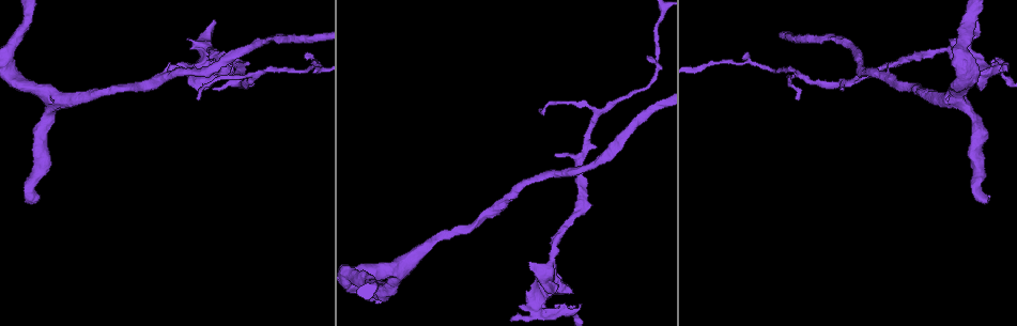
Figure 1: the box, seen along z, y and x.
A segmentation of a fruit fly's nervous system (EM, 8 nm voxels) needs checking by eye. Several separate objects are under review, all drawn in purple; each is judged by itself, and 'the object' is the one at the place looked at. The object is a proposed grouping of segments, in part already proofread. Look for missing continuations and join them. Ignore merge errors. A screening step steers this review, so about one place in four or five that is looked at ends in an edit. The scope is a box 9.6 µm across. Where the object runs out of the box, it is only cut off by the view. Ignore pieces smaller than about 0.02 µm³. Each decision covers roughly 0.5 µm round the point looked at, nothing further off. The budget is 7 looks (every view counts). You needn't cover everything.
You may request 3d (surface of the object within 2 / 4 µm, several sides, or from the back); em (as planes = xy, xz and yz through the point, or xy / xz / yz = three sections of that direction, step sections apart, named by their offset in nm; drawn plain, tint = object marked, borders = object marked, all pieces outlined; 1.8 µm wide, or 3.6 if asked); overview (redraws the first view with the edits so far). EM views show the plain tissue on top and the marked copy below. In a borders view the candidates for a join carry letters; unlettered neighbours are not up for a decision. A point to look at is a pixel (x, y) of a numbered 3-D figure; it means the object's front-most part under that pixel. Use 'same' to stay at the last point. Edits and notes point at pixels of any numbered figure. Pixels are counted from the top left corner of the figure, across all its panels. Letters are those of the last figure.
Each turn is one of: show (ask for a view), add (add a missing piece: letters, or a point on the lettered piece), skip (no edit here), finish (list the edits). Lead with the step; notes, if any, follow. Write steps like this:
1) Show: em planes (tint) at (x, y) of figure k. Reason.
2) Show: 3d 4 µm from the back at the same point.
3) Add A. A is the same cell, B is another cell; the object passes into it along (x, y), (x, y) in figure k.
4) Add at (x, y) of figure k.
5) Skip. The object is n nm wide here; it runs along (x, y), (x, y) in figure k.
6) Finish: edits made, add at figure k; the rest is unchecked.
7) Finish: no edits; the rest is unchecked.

Show: 3d 2 µm at (988, 200) of figure 1. Thick end.

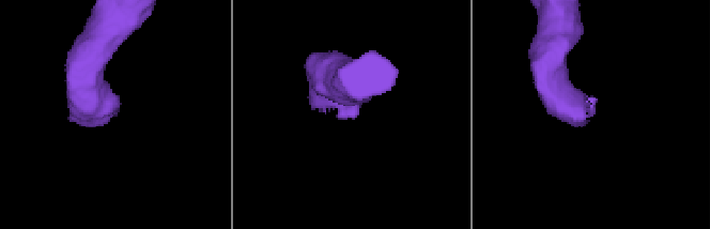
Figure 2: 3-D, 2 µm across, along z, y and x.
Show: em planes (borders) at (355, 111) of figure 2.

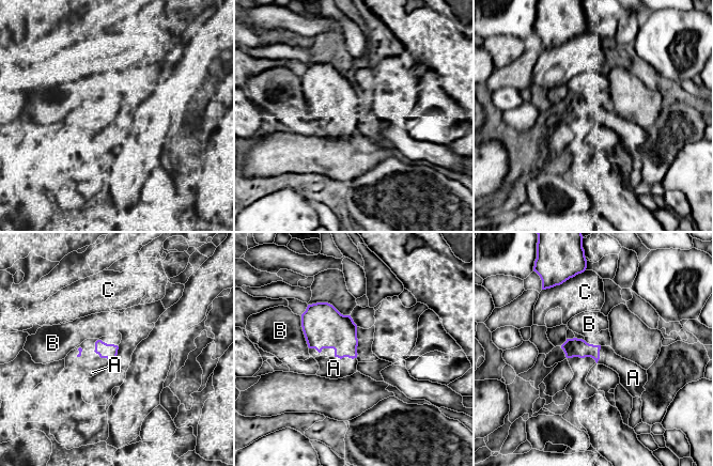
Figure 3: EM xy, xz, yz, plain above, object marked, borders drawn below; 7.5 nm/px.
Add A. A is the same cell, B and C are other cells; the neuron continues.

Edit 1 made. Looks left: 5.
Show: 3d 4 µm at (228, 68) of figure 1. Thick end.

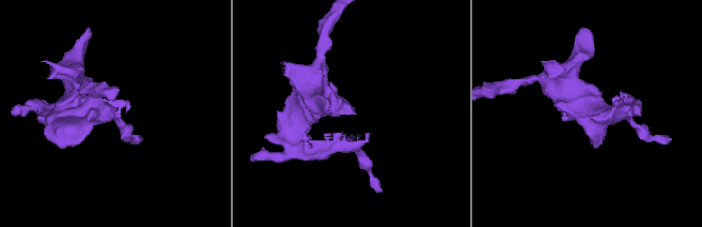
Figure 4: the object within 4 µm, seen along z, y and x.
Show: em planes (tint) at (117, 109) of figure 4. Shape alone is not enough.

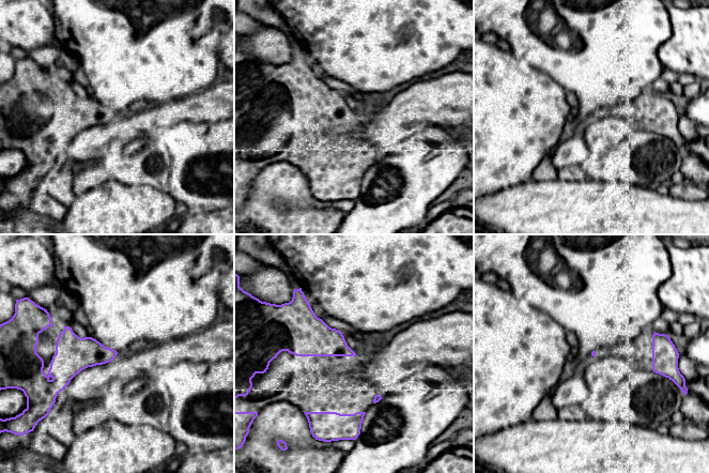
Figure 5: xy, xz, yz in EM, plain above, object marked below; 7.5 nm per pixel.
Show: em planes (borders) at the same point.

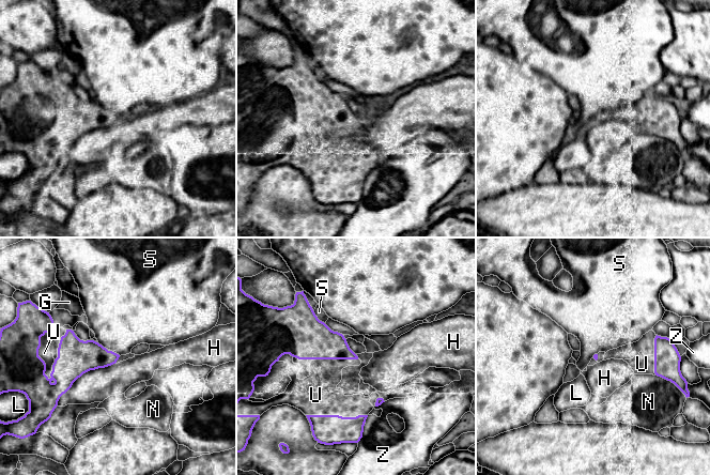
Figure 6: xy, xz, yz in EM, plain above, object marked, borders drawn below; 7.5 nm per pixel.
Add U. U is the same cell, G, H, L, N, S and Z are other cells; it goes on there.

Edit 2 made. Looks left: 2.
Show: em 3.6 µm planes (borders) at (186, 38) of figure 1.

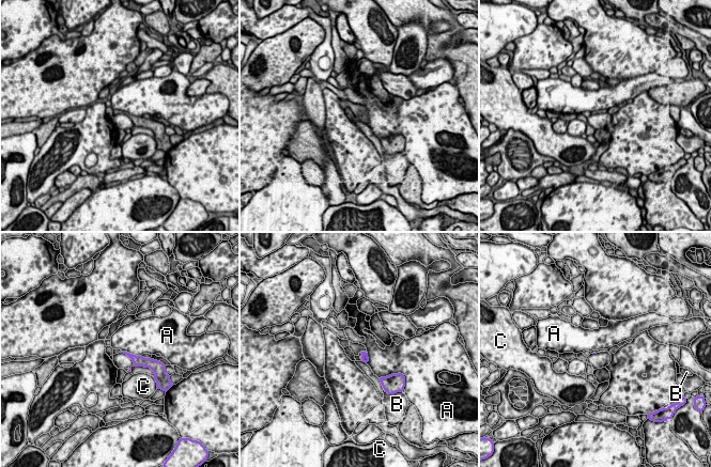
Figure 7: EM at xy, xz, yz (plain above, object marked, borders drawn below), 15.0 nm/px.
Skip. A, B and C are other cells; none of them fits.

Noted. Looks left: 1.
Finish: edits made, add at figure 3, add at figure 6; the rest is unchecked.

